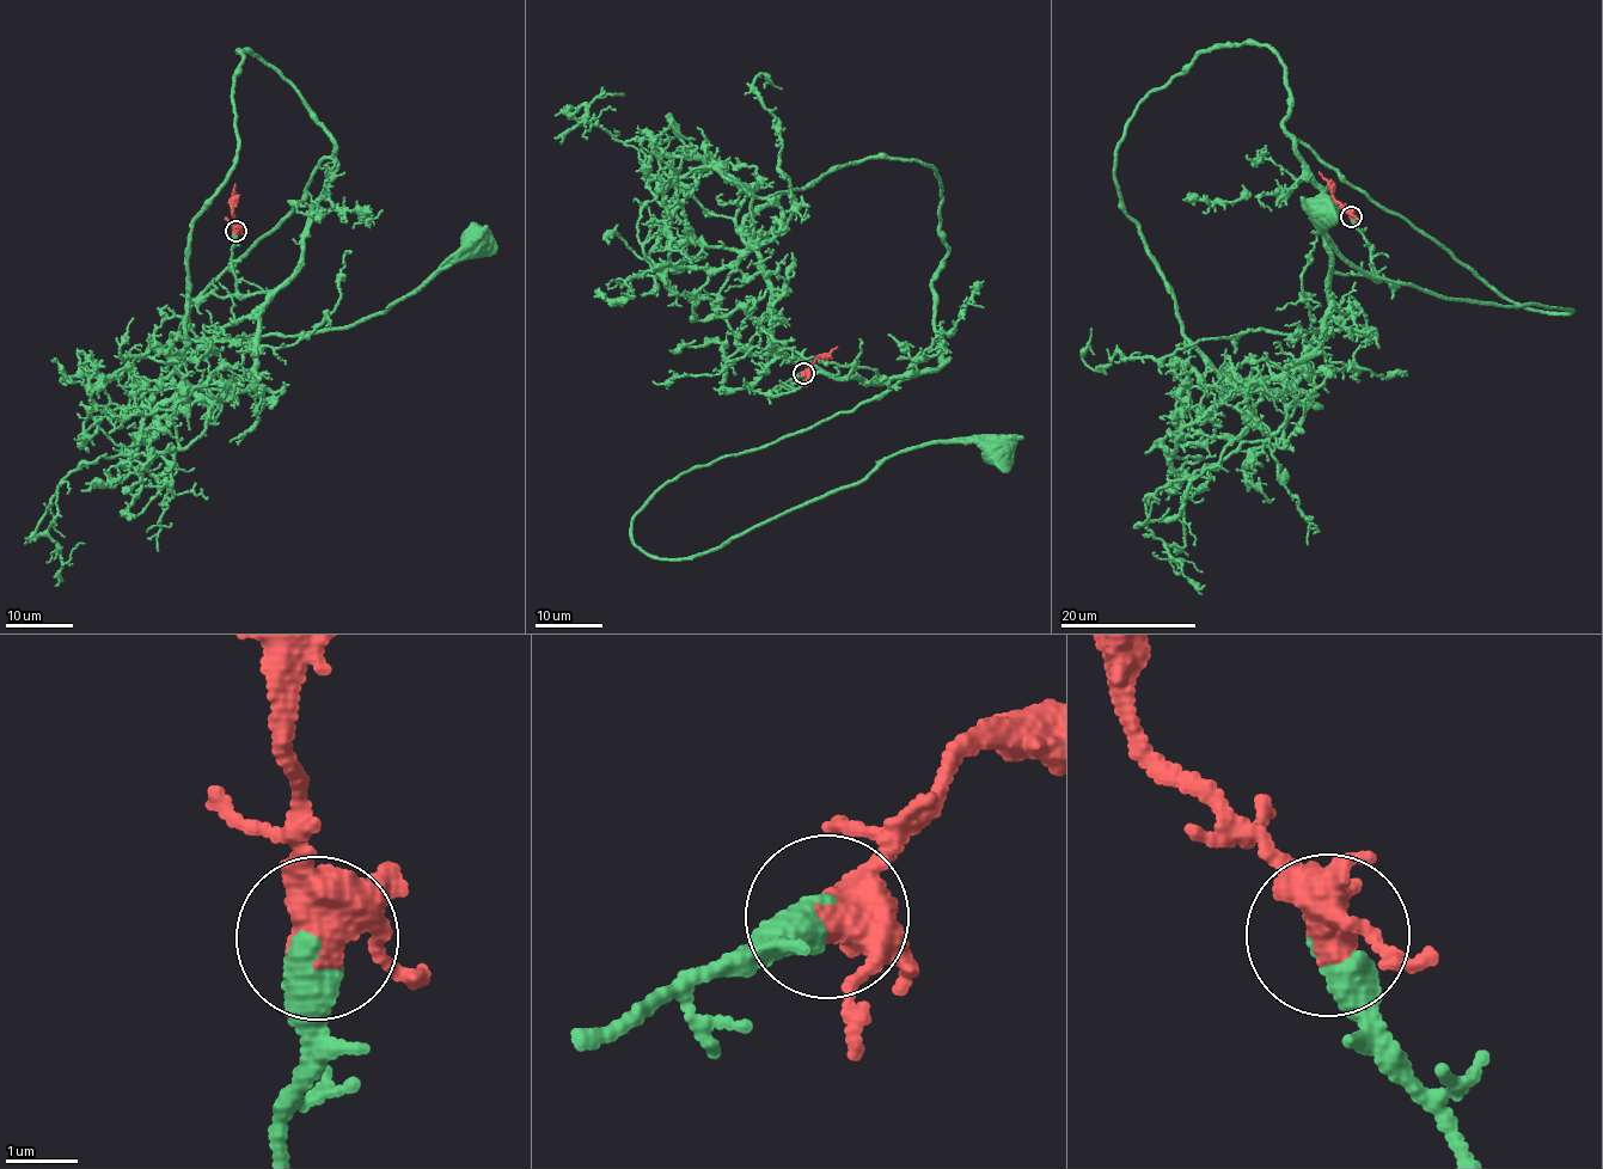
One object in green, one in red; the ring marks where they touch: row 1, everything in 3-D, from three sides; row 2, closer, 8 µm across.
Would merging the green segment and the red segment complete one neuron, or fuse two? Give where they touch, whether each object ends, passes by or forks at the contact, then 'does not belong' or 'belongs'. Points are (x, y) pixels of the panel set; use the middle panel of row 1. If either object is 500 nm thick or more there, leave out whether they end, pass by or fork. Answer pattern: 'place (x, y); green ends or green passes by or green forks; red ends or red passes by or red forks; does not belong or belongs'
place (803, 373); belongs

